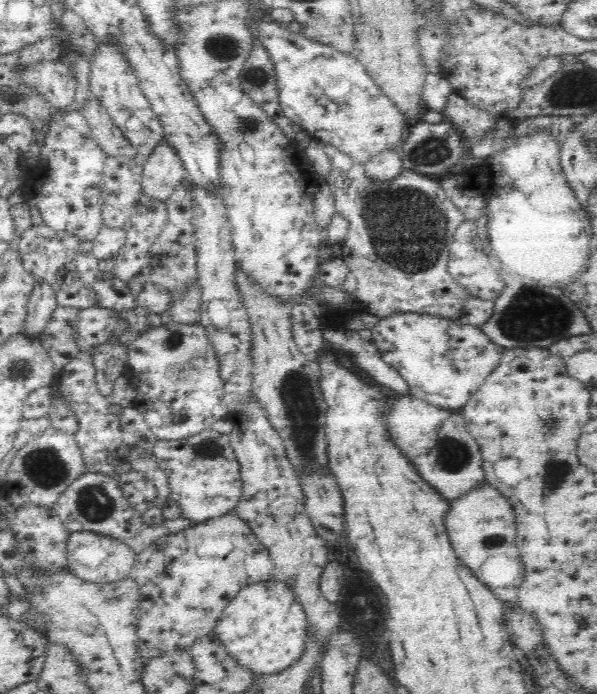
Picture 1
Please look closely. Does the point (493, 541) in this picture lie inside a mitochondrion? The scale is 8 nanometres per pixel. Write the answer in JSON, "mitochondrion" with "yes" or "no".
{"mitochondrion":"no"}

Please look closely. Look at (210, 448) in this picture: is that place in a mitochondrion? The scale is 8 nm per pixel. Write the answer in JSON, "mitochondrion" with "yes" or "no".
{"mitochondrion":"yes"}

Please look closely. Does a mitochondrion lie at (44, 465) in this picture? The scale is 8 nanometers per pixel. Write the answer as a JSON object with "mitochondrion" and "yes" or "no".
{"mitochondrion":"yes"}

